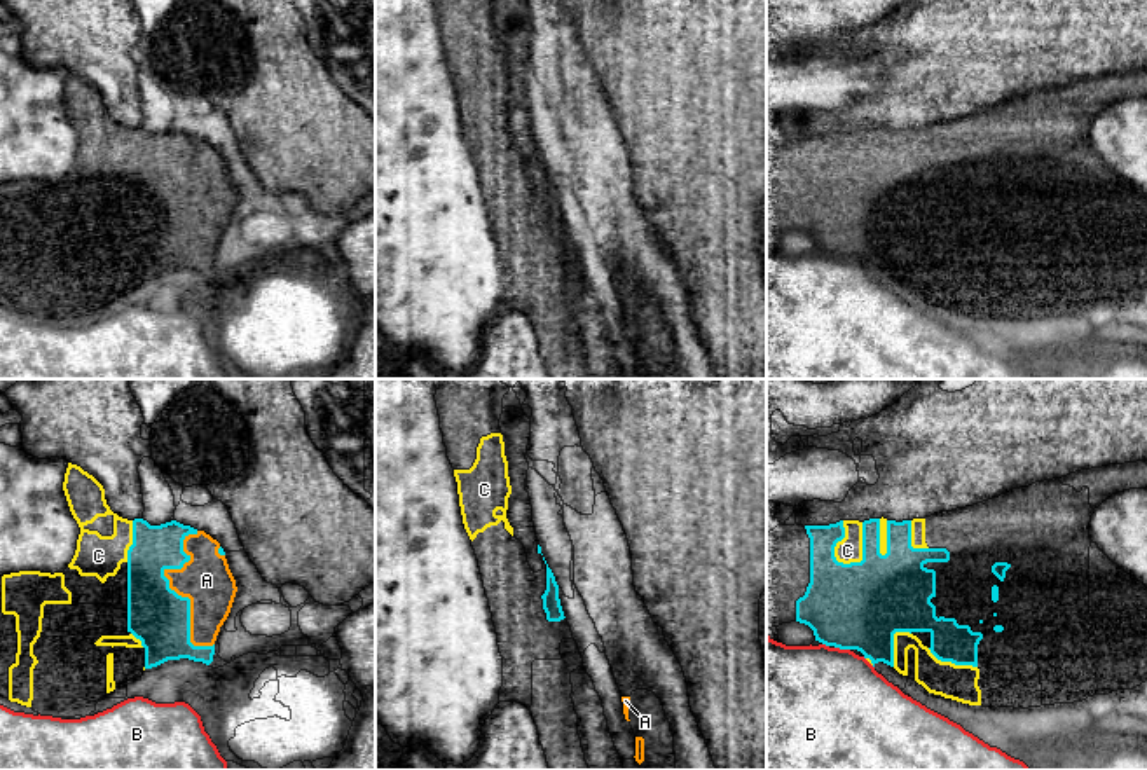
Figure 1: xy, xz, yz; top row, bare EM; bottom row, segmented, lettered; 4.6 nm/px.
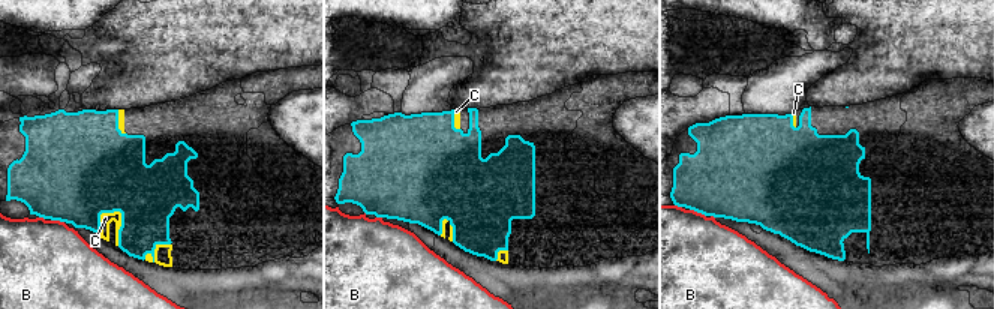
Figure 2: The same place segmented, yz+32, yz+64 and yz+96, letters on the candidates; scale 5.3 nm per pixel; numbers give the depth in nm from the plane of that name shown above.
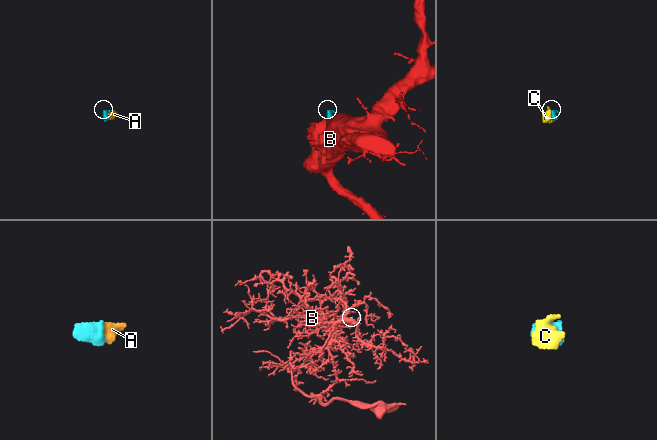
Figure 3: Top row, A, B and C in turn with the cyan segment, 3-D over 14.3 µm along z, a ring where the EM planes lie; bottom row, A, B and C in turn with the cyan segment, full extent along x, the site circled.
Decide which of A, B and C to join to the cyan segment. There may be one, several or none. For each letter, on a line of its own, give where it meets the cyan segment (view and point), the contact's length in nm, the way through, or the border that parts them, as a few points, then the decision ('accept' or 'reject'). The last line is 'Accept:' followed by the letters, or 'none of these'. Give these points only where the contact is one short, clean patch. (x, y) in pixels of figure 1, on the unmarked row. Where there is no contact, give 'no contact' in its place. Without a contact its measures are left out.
A: xy (173, 199) | 550 nm | accept
B: yz (842, 257) | 70 nm | along yz (835, 255), (849, 259) | reject
C: yz (863, 161) | 220 nm | accept
Accept: A, C

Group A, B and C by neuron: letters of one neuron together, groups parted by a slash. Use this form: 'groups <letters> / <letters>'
groups A C / B

